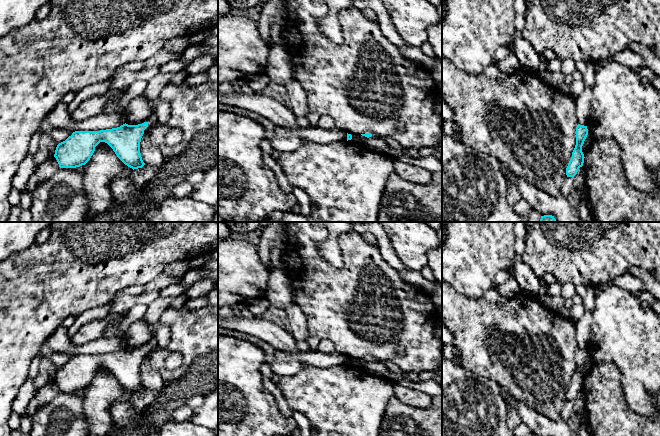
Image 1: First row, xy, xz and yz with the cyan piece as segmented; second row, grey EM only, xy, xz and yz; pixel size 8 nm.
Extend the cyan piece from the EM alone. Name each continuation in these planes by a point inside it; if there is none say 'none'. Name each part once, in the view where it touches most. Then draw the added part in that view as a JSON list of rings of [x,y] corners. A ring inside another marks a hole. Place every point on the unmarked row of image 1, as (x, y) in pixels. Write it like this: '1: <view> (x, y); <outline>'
none

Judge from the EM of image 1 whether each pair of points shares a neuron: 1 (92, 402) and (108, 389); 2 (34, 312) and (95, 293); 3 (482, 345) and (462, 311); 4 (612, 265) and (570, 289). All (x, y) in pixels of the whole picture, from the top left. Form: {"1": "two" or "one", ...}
{"1": "one", "2": "one", "3": "one", "4": "two"}

